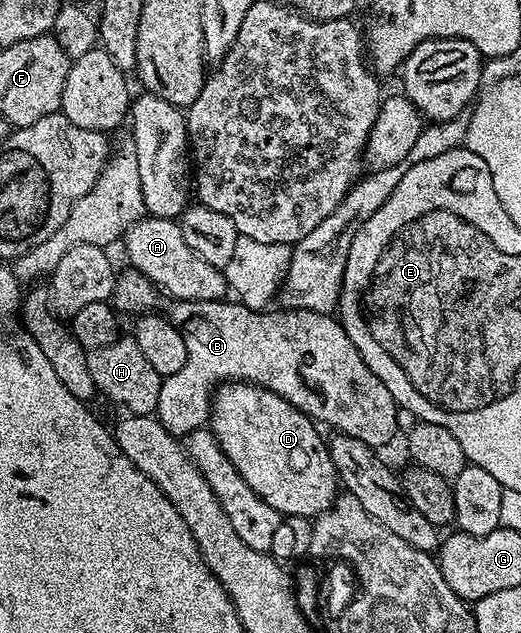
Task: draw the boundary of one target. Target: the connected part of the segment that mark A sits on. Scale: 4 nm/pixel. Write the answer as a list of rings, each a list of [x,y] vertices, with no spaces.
[[[144,216],[127,229],[127,258],[134,269],[140,270],[150,282],[154,282],[160,291],[168,294],[168,299],[180,302],[218,302],[229,294],[227,275],[220,267],[209,264],[209,260],[201,260],[189,244],[185,244],[185,236],[181,232],[178,221],[174,218],[152,218]]]

